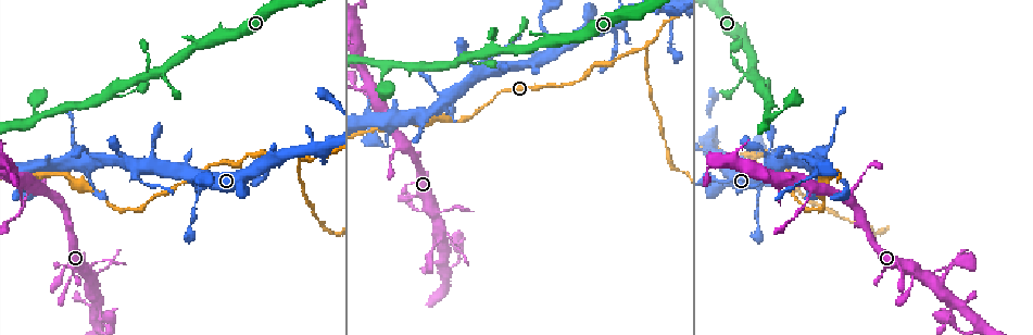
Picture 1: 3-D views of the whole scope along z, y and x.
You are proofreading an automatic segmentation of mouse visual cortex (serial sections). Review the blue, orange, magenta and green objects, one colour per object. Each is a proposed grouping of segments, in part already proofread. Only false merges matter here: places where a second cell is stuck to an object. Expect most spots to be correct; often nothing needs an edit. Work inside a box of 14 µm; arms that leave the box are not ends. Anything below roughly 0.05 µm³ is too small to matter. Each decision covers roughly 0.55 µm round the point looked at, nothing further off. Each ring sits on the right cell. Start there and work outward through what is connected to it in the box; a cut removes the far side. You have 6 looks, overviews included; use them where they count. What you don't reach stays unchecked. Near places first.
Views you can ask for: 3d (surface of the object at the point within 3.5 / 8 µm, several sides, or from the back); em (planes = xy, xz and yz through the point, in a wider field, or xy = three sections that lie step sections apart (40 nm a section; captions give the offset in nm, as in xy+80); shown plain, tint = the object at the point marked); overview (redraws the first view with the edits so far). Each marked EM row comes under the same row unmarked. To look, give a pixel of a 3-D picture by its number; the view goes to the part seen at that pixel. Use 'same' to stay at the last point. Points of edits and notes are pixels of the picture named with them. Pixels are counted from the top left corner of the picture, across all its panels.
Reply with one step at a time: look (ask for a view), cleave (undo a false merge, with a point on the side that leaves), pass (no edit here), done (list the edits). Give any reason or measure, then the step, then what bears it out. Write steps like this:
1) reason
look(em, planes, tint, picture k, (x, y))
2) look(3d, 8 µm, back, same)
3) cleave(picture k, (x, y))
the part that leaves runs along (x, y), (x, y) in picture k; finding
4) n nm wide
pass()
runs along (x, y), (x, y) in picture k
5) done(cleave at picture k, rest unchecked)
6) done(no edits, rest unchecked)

calibre changes
look(3d, 3.5 µm, picture 1, (165, 79))

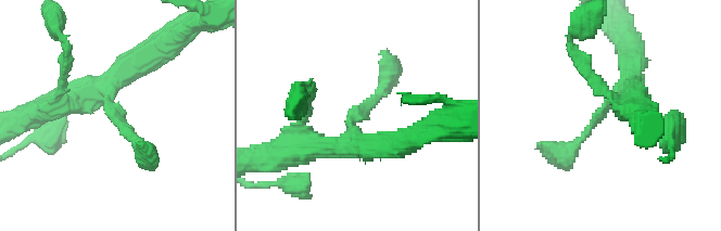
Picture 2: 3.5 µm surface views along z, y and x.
need the tissue
look(em, planes, tint, picture 2, (602, 110))

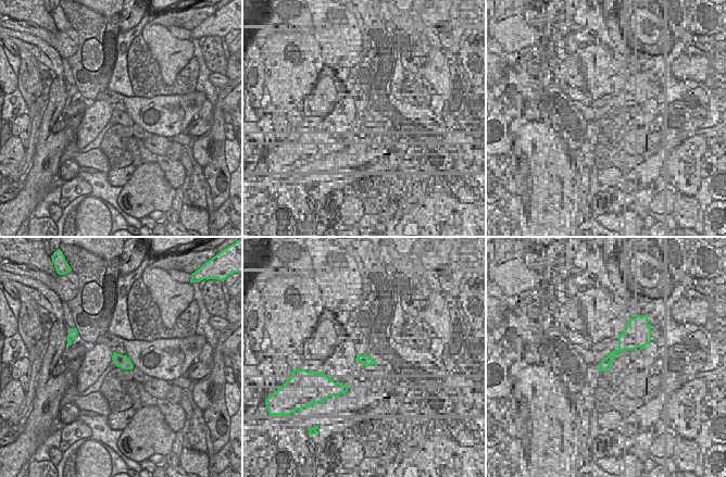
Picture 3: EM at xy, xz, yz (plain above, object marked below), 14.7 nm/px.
pass()
runs along (630, 61), (632, 80), (571, 151), (557, 151) in picture 2; all the same cell

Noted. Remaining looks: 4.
sharp bend
look(3d, 8 µm, picture 1, (39, 165))

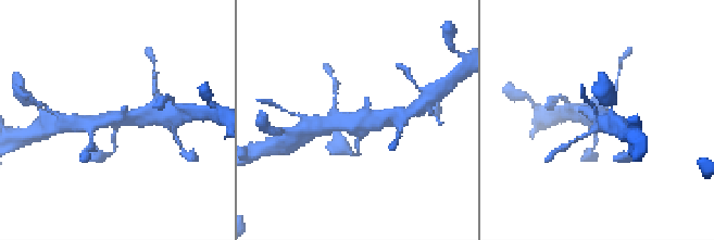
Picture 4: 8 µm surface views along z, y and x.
look(em, xy, step 5, tint, picture 4, (115, 118))

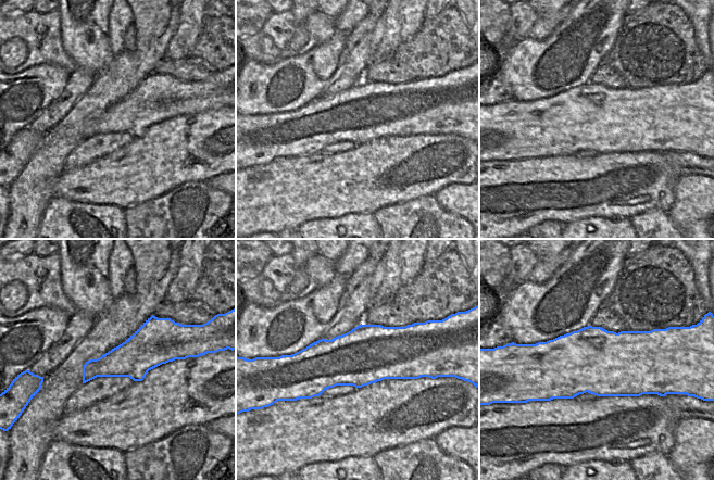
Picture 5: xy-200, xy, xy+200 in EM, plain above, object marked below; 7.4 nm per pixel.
440 nm wide
pass()
runs along (388, 118), (378, 123), (325, 125) in picture 4; all the same cell

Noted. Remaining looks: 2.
thin neck
look(3d, 3.5 µm, picture 1, (113, 208))

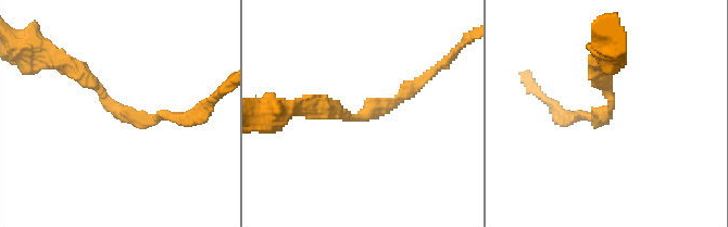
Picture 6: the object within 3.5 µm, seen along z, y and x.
shape alone is not enough
look(em, xy, step 1, tint, picture 6, (357, 118))

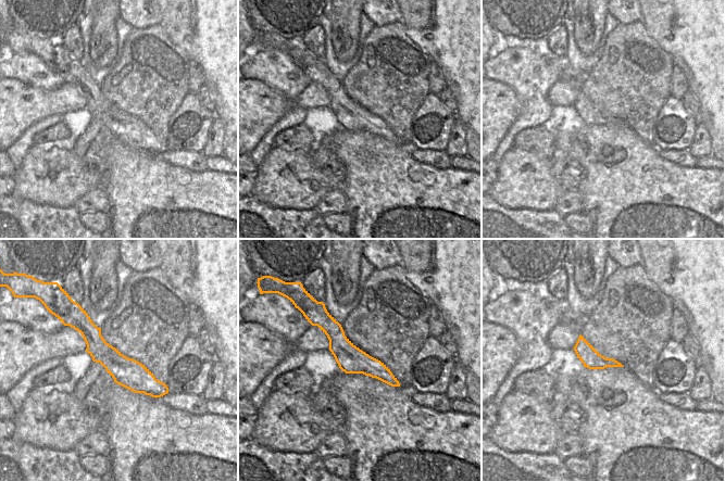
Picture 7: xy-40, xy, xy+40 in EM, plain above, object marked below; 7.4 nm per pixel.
arms of 150, 250 nm
pass()
runs along (73, 304), (125, 371), (165, 390) in picture 7; all the same cell

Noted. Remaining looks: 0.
done(no edits, rest unchecked)

